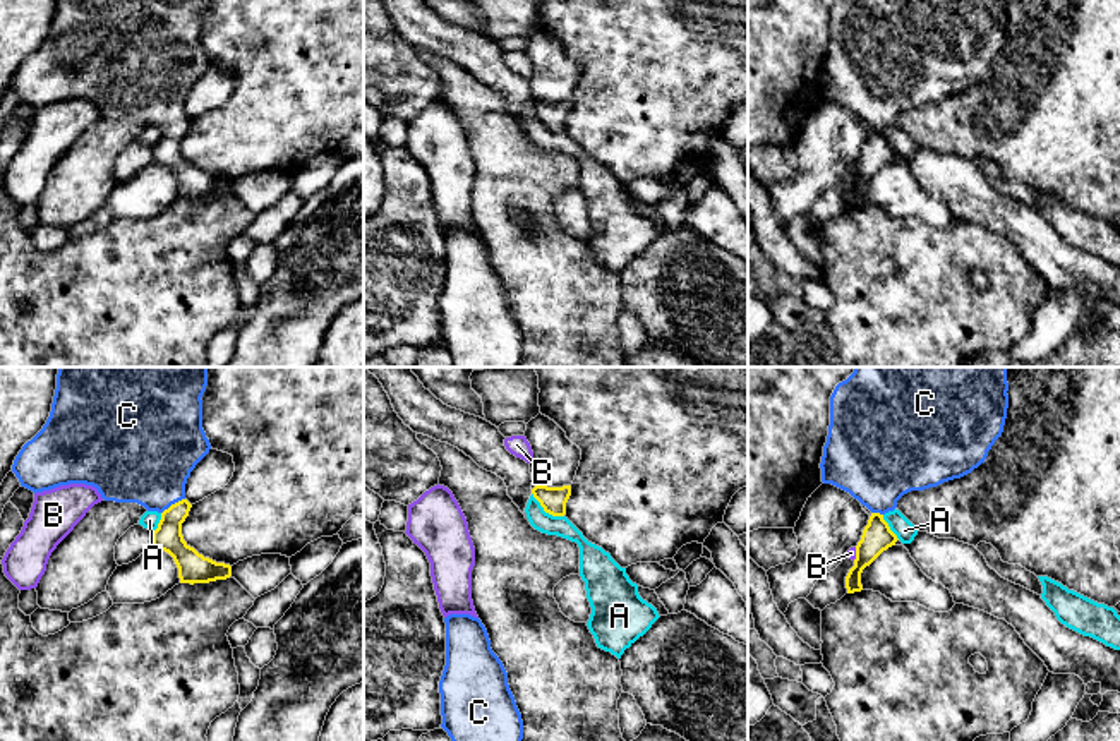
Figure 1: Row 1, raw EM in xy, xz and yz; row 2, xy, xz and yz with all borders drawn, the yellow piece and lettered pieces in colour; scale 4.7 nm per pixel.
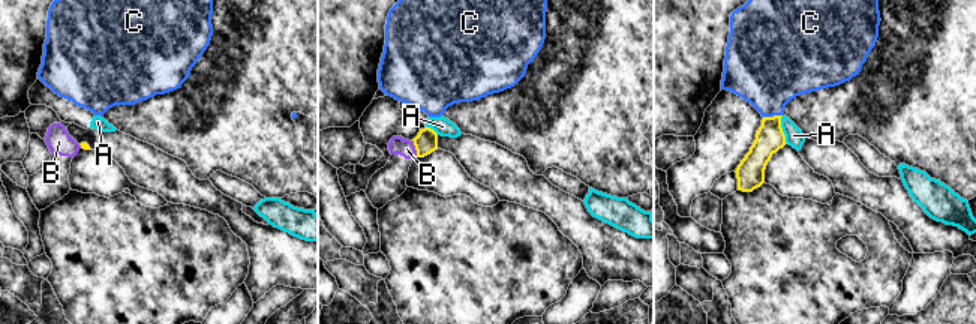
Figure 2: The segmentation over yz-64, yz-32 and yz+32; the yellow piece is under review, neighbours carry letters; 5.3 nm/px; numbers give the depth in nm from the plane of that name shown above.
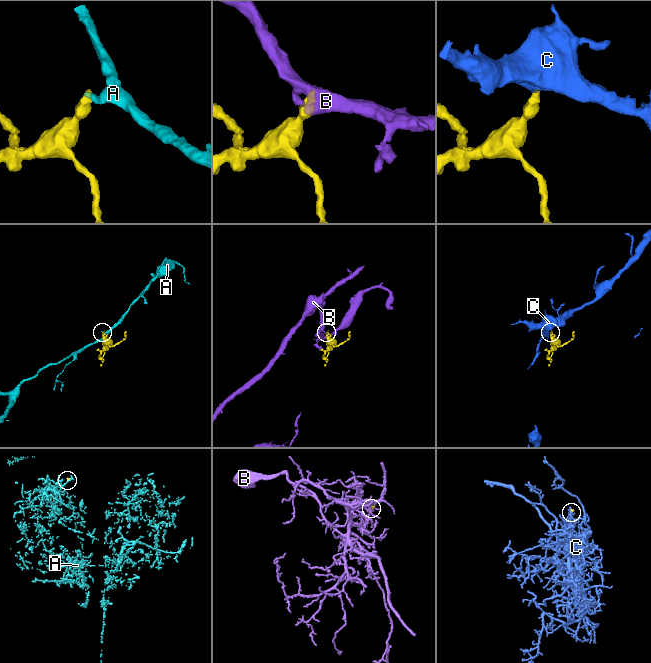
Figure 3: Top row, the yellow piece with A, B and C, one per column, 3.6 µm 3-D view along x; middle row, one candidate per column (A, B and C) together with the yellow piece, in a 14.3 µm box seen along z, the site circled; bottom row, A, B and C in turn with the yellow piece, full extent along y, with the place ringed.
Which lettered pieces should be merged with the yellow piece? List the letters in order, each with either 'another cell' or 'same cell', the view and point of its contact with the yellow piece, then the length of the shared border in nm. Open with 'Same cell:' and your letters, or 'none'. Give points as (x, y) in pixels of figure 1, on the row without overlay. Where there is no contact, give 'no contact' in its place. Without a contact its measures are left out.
Same cell: C
A: another cell | xz (546, 127) | 190 nm
B: another cell | yz (856, 170) | 70 nm
C: same cell | xy (172, 120) | 130 nm

